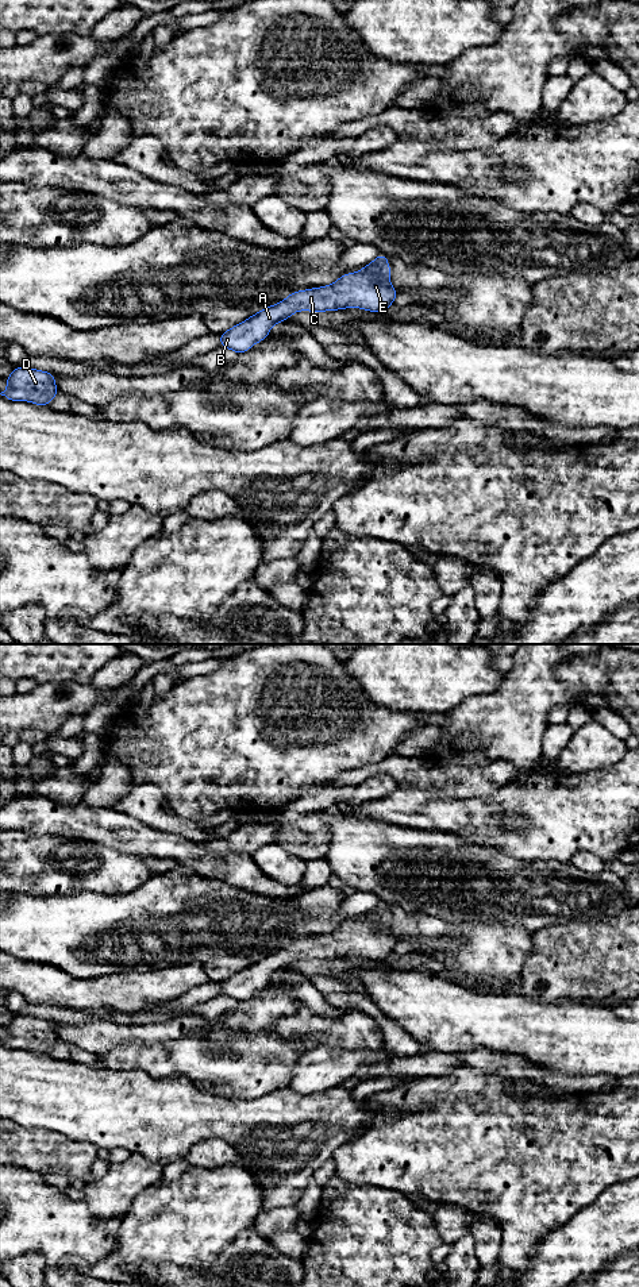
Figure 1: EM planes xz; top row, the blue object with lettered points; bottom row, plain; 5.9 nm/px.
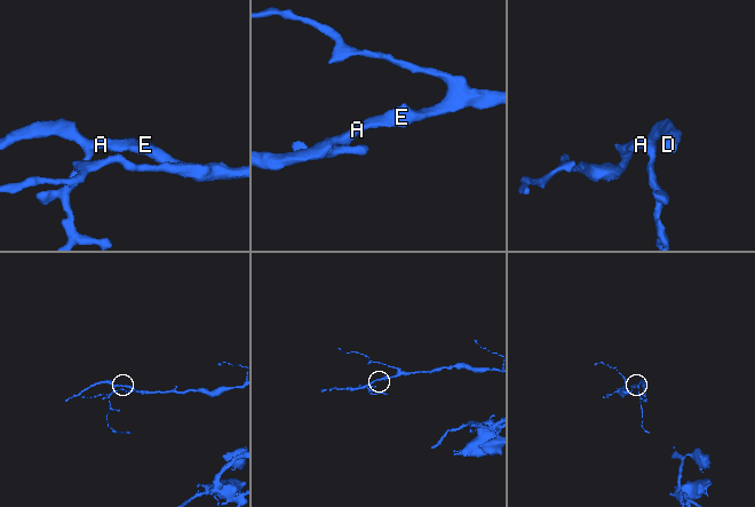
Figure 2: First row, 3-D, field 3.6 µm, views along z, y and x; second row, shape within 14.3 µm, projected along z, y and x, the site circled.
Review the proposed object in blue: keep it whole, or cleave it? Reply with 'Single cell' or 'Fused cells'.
Single cell

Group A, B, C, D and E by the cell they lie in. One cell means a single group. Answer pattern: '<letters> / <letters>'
A B C D E

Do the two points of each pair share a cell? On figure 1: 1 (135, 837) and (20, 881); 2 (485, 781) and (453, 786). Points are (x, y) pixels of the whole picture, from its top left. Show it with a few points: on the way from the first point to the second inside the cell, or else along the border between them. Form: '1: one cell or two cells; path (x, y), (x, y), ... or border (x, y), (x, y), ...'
1: two cells; border (80, 839), (88, 839), (124, 852), (142, 855)
2: one cell; path (477, 781), (461, 782)

